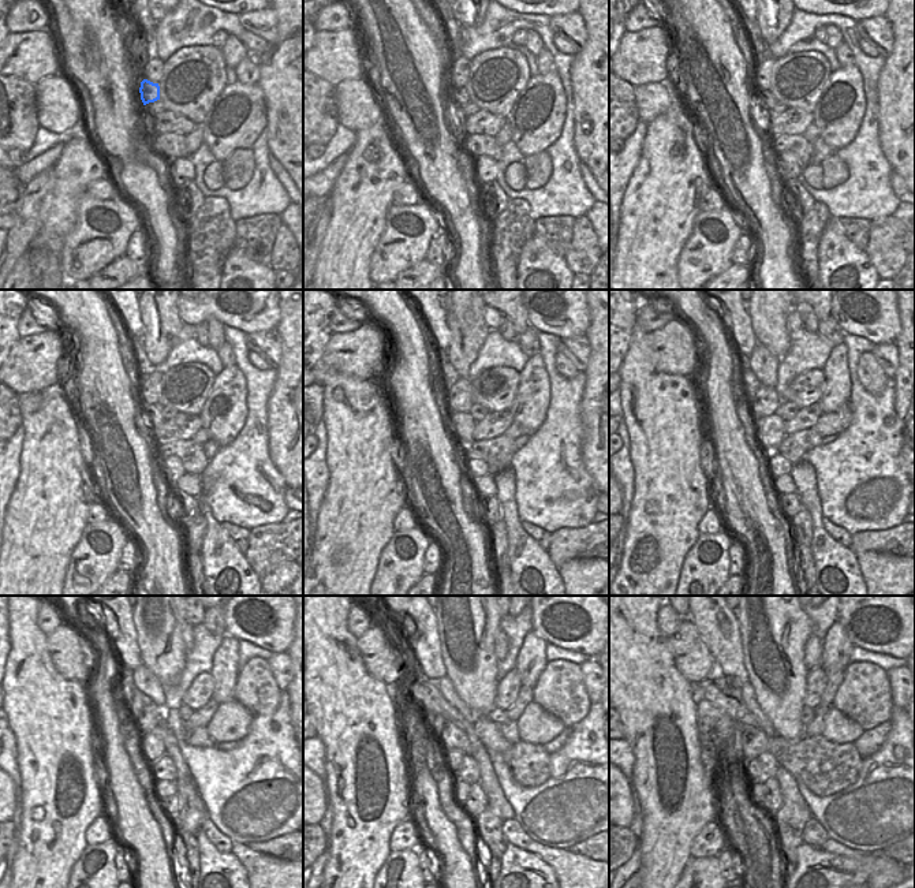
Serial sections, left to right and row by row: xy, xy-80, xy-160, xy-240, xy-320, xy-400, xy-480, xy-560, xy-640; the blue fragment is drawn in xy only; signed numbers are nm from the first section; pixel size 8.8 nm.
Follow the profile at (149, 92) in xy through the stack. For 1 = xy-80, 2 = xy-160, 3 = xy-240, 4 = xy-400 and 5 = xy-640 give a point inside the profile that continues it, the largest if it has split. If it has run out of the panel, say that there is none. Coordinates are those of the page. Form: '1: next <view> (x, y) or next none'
1: next xy-80 (459, 96)
2: next xy-160 (768, 99)
3: next xy-240 (153, 413)
4: next xy-400 (770, 432)
5: next xy-640 (753, 769)

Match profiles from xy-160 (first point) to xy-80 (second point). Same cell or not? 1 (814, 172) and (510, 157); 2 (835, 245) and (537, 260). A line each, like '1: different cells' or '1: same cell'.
1: different cells
2: same cell

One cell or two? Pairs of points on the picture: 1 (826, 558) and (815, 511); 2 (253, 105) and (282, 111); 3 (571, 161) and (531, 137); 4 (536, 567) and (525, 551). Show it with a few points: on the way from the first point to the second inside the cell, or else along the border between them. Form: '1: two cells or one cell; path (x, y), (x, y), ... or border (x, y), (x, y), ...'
1: one cell; path (825, 547), (825, 537), (818, 530), (817, 522)
2: two cells; border (257, 84), (264, 96), (266, 126)
3: two cells; border (564, 119), (560, 135), (545, 149)
4: one cell; path (531, 563), (525, 555)

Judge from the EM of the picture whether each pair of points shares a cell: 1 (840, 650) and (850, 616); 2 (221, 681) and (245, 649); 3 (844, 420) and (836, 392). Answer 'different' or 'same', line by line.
1: different
2: different
3: different

